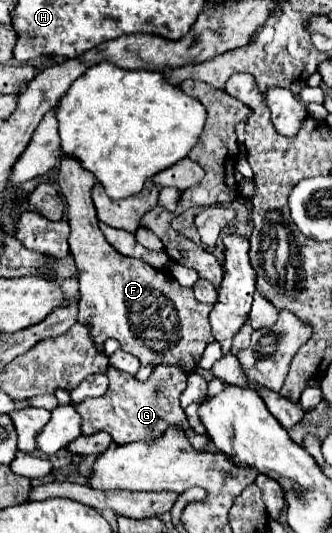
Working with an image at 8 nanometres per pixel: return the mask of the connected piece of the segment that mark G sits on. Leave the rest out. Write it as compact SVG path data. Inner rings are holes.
M159 365L149 375L147 381L139 383L133 379L133 375L127 375L123 371L117 371L113 367L107 369L109 377L109 389L105 395L95 399L85 399L83 403L75 405L77 413L81 415L81 433L93 435L95 431L105 431L113 437L117 445L127 445L133 441L153 441L161 437L169 427L177 425L183 427L189 443L195 449L205 449L209 437L197 435L189 429L187 417L179 405L179 395L187 385L187 375L177 367Z

